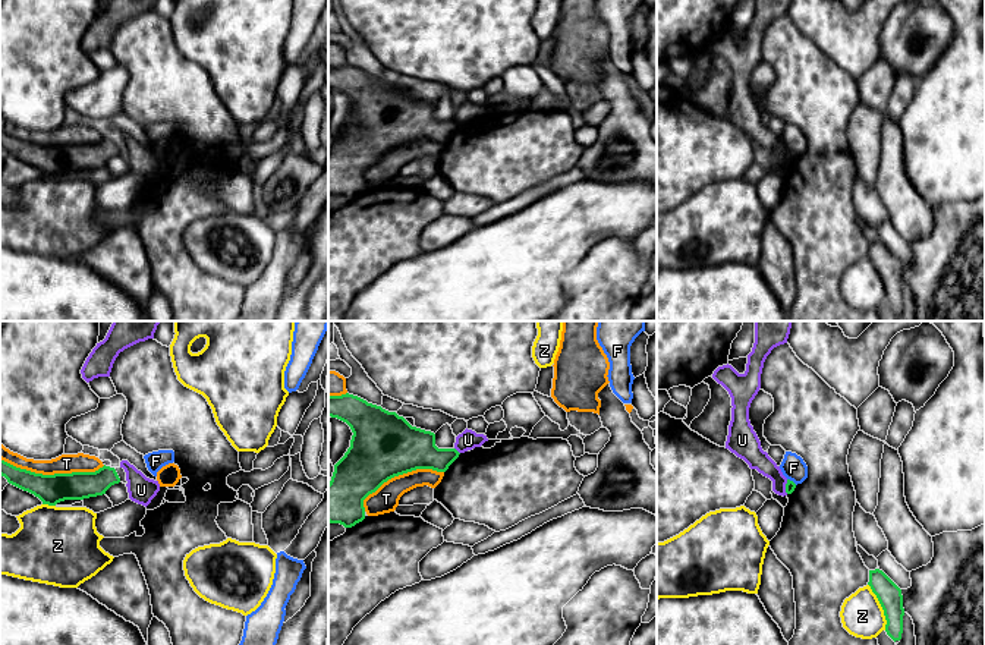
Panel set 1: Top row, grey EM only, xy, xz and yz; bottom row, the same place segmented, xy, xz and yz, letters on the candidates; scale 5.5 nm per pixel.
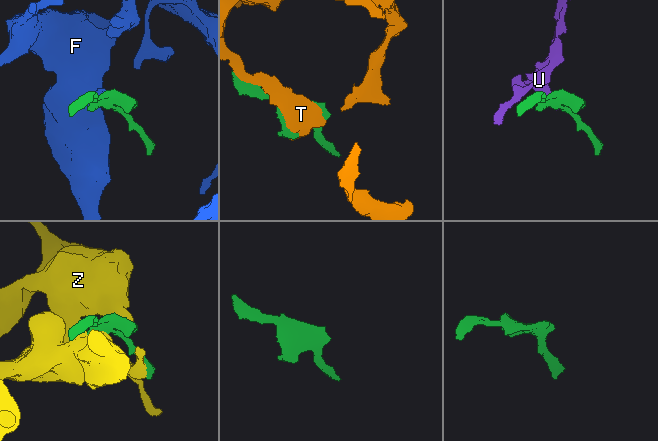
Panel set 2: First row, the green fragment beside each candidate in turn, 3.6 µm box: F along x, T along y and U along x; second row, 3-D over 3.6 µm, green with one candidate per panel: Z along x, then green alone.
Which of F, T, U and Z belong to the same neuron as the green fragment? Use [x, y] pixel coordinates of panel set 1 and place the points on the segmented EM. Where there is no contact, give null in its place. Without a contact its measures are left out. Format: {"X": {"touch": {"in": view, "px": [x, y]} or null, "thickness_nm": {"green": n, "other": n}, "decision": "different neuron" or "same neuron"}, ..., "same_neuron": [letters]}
{"F": {"touch": {"in": "yz", "px": [792, 481]}, "thickness_nm": {"green": 60, "other": 140}, "decision": "different neuron"}, "T": {"touch": {"in": "xy", "px": [54, 474]}, "thickness_nm": {"green": 160, "other": 110}, "decision": "different neuron"}, "U": {"touch": {"in": "xz", "px": [456, 450]}, "thickness_nm": {"green": 240, "other": 110}, "decision": "different neuron"}, "Z": {"touch": {"in": "yz", "px": [881, 606]}, "thickness_nm": {"green": 140, "other": 240}, "decision": "different neuron"}, "same_neuron": []}

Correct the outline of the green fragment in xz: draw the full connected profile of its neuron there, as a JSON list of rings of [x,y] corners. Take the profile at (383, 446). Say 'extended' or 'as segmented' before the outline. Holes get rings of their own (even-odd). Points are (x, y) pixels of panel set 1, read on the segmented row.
as segmented; [[[349,393],[328,396],[328,416],[346,422],[353,432],[350,447],[334,465],[328,482],[328,522],[344,528],[352,528],[365,519],[364,500],[388,479],[416,469],[446,472],[460,454],[456,449],[438,449],[434,432],[412,427],[396,412]]]

